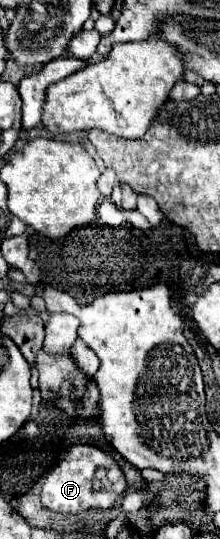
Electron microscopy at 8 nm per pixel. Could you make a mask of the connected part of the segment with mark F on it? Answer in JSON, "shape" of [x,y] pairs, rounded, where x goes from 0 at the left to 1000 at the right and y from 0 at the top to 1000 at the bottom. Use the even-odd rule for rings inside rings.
{"shape":[[[323,826],[295,840],[295,848],[259,859],[259,866],[214,881],[195,907],[186,907],[186,933],[205,941],[232,941],[232,948],[286,952],[286,955],[341,955],[359,948],[414,944],[432,941],[432,911],[423,911],[423,889],[441,870],[468,866],[486,878],[495,896],[514,896],[505,904],[577,904],[568,881],[541,870],[541,863],[486,844],[468,840],[450,829],[432,826]]]}

